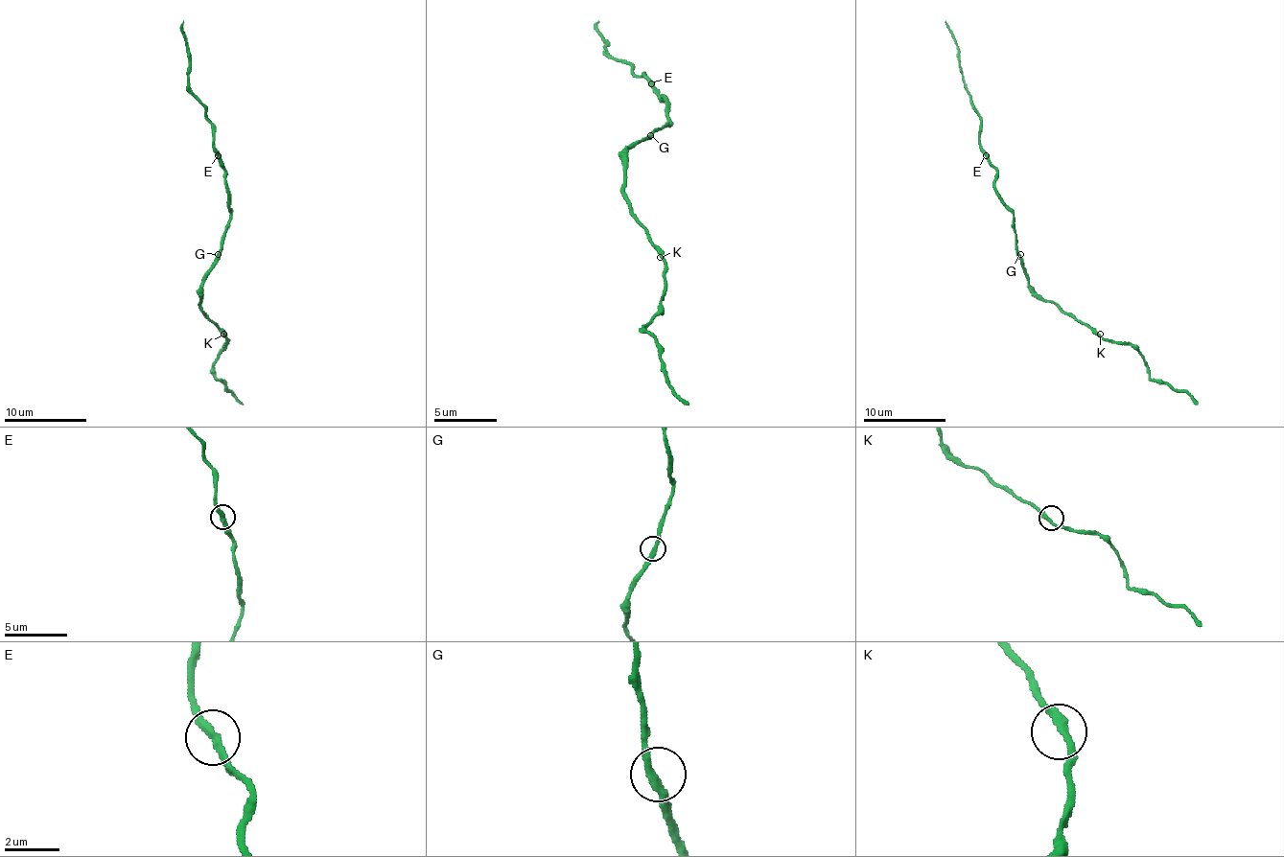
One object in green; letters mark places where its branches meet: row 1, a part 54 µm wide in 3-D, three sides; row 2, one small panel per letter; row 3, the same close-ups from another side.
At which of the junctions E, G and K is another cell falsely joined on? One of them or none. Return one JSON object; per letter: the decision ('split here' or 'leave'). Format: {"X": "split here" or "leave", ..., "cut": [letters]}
{"E": "leave", "G": "leave", "K": "leave", "cut": []}

